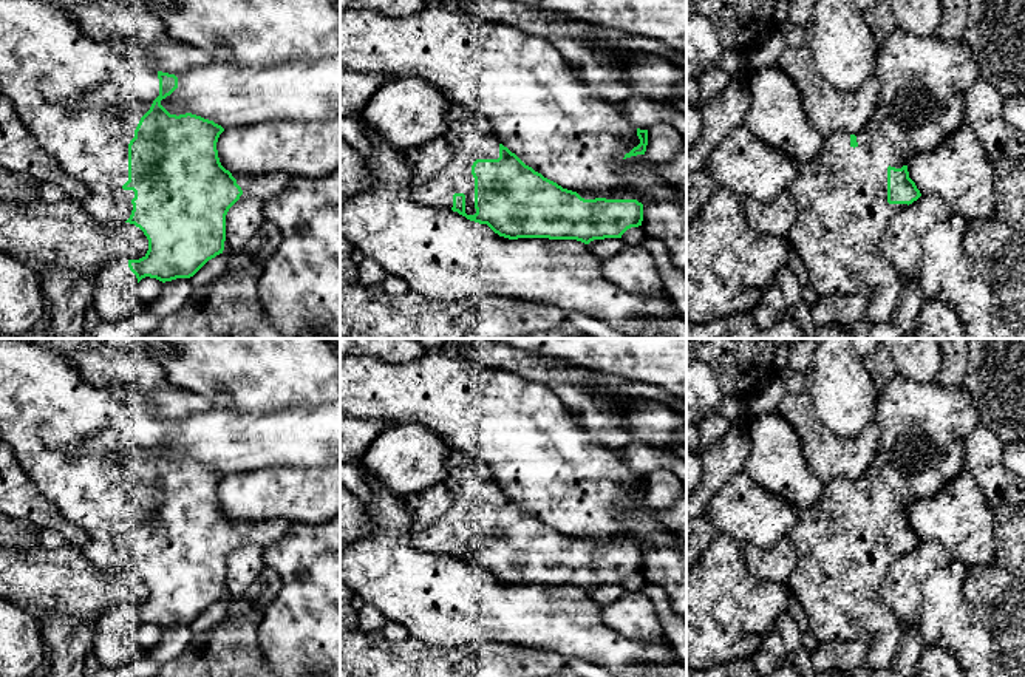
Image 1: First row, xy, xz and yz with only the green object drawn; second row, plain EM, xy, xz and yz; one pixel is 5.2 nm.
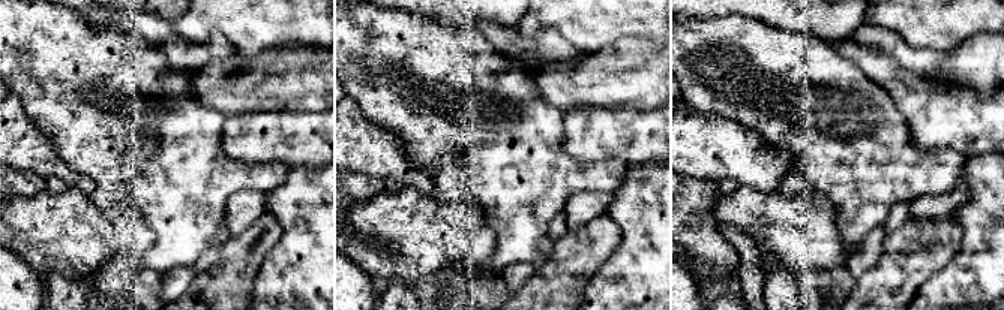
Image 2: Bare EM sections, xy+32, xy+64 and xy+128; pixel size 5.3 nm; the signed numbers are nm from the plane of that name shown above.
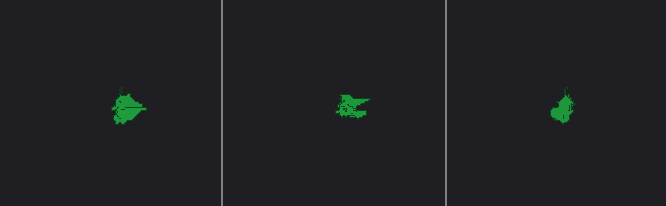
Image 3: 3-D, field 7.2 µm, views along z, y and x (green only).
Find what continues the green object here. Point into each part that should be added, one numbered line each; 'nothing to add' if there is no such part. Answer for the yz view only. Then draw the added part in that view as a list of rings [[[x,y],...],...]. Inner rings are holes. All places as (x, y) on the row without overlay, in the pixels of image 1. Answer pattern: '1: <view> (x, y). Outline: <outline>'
1: yz (841, 540). Outline: [[[895,374],[878,393],[873,422],[881,431],[881,439],[872,464],[855,481],[858,492],[855,495],[850,492],[850,481],[835,479],[824,484],[818,501],[801,510],[798,522],[787,533],[798,550],[798,566],[787,586],[802,604],[809,629],[818,643],[864,640],[869,645],[869,668],[880,669],[895,668],[895,655],[904,628],[880,598],[887,569],[908,553],[908,550],[887,549],[887,513],[908,512],[911,504],[935,495],[946,482],[965,471],[965,439],[982,420],[963,385],[945,386],[938,380],[918,383]]]

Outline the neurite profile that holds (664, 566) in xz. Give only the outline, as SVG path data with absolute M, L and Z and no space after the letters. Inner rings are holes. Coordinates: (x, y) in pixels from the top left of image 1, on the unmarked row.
M686 492L663 510L646 510L677 536L673 547L643 550L642 572L648 583L660 586L673 612L686 620Z

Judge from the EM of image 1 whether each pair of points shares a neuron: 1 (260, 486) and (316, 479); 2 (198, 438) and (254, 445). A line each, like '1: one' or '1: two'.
1: one
2: one

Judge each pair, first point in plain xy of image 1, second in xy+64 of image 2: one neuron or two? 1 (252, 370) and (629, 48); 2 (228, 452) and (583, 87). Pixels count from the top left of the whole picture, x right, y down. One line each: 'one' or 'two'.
1: two
2: one

